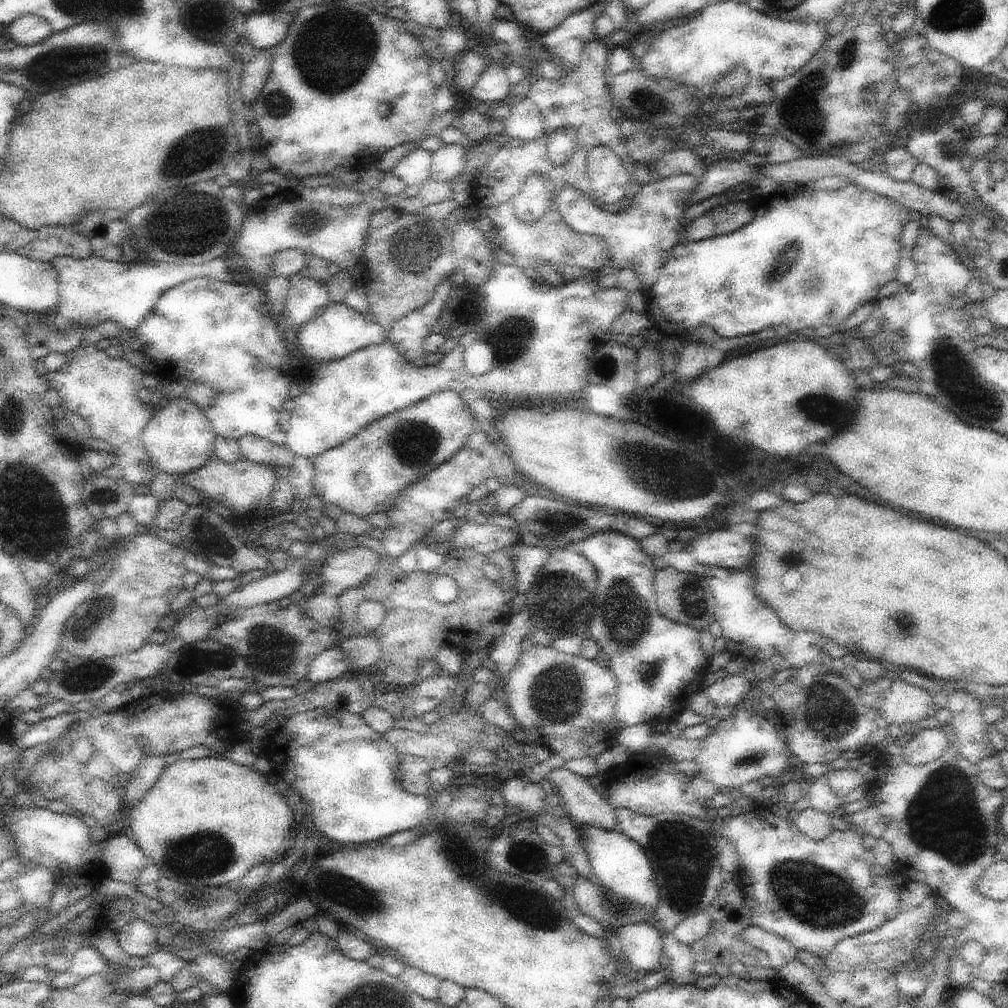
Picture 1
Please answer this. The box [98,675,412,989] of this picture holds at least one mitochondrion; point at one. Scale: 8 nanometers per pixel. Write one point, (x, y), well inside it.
(207, 854)

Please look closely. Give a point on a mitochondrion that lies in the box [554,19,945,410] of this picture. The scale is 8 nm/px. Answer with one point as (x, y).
(805, 120)

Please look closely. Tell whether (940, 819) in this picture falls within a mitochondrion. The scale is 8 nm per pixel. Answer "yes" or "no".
yes

